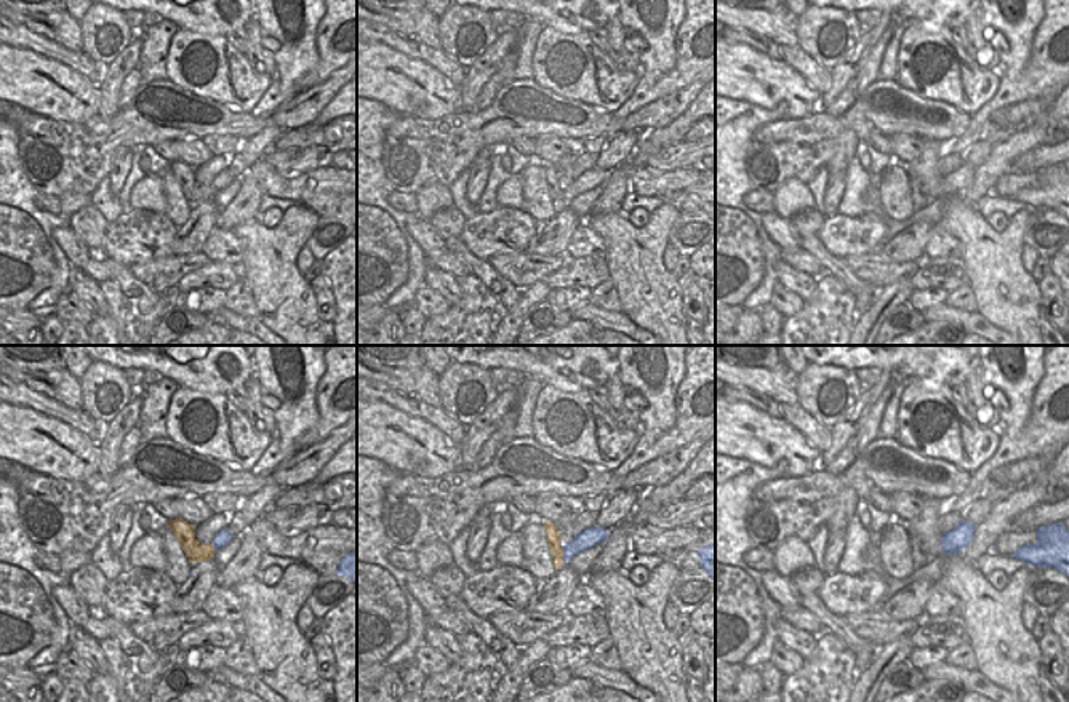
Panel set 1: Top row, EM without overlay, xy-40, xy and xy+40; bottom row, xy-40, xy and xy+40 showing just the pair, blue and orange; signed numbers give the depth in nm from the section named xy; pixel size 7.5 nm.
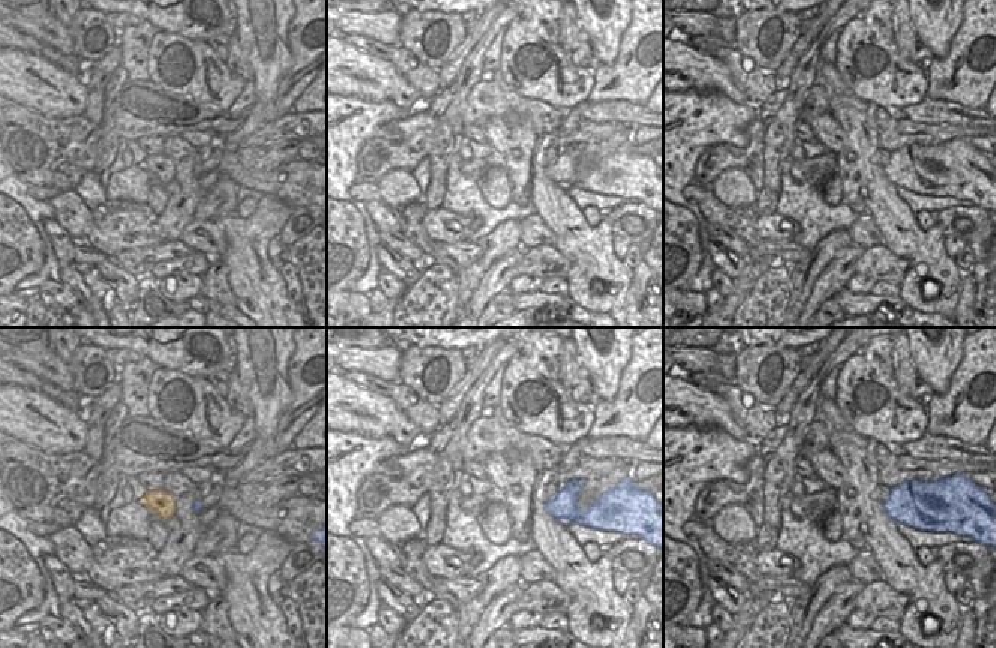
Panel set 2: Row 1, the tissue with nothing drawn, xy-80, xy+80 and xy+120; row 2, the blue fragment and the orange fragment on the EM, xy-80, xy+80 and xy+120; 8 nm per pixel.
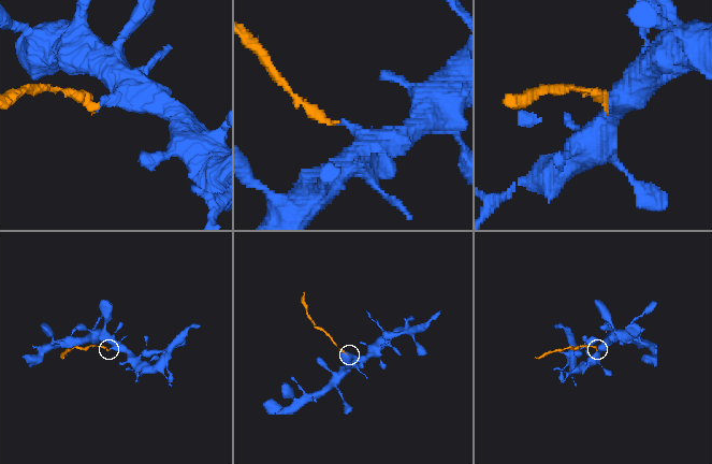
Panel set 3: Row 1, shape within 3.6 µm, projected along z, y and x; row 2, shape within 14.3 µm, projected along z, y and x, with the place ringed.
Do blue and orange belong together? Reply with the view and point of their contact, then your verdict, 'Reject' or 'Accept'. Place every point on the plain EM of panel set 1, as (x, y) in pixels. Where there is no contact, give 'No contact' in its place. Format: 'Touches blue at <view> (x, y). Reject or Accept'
Touches blue at xy (564, 199). Reject

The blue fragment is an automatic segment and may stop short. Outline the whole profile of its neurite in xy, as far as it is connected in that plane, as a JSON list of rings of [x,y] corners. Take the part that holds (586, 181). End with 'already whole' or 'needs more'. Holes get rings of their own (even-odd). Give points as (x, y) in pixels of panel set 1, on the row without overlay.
[[[599,168],[581,173],[568,187],[563,189],[565,206],[570,206],[570,201],[575,197],[589,192],[599,185],[603,185],[608,179],[608,174],[610,171],[602,171]]]; already whole

